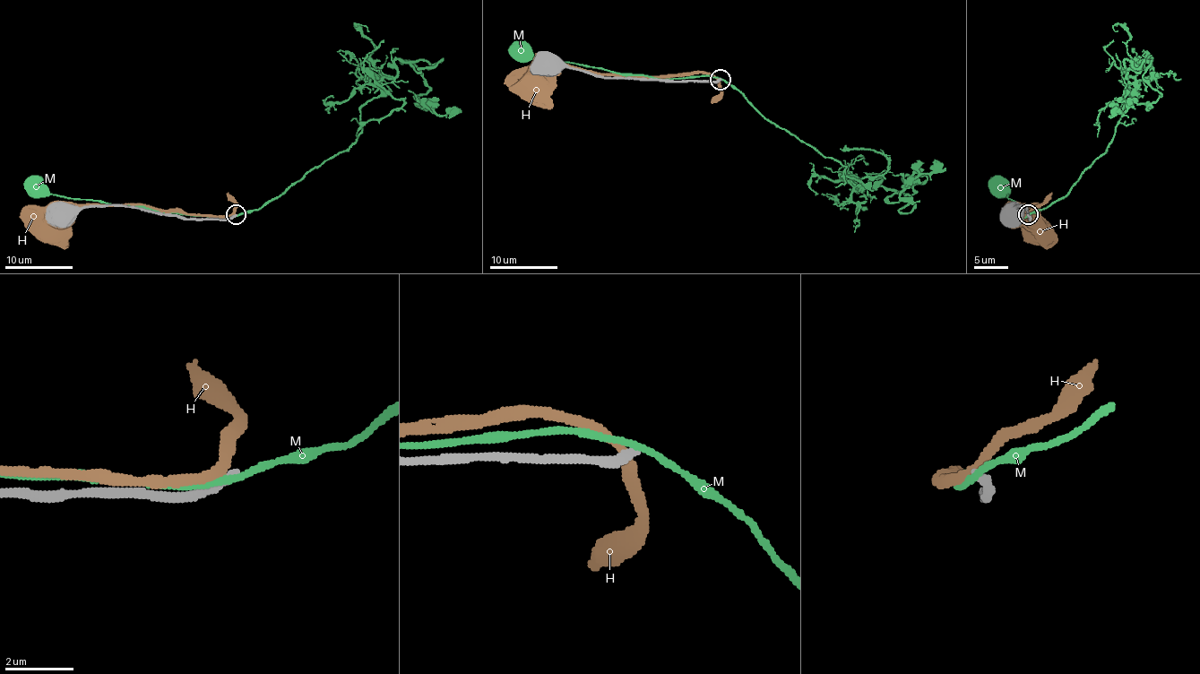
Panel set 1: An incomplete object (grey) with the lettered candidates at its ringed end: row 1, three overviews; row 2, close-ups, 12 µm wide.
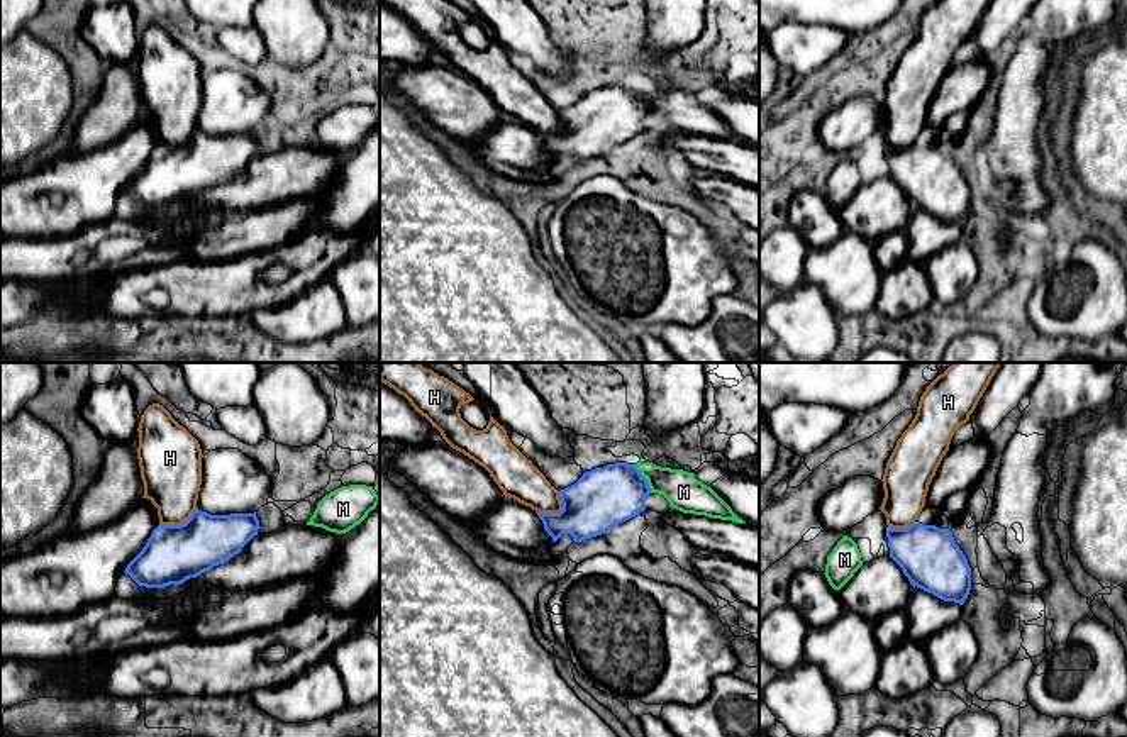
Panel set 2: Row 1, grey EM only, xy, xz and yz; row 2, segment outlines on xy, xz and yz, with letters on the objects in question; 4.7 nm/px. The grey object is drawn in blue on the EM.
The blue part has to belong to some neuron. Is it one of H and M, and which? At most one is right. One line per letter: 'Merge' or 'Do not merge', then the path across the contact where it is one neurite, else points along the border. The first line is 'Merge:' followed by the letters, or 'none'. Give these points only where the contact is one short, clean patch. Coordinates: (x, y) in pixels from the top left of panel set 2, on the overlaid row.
Merge: none
H: Do not merge. Boundary: xz (560, 492), (561, 509), (558, 512), (536, 512)
M: Do not merge. Boundary: xz (634, 465), (651, 492)

